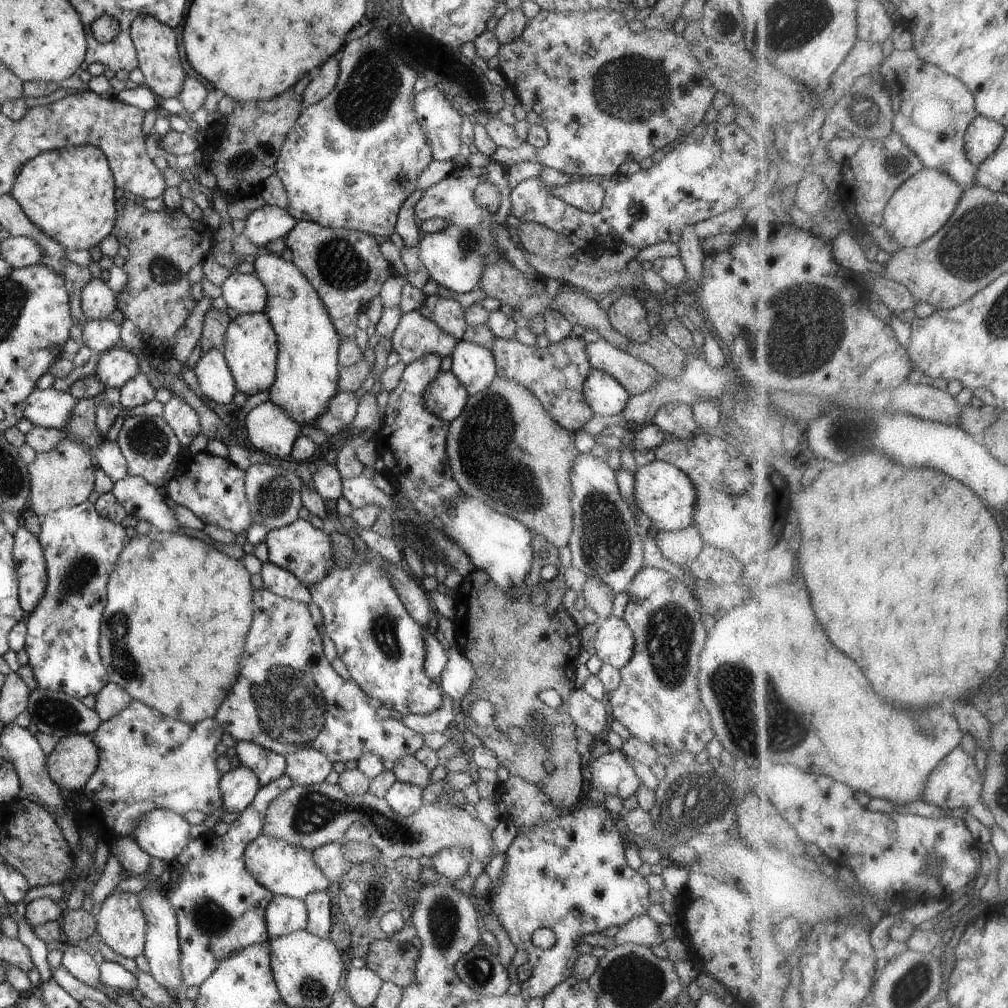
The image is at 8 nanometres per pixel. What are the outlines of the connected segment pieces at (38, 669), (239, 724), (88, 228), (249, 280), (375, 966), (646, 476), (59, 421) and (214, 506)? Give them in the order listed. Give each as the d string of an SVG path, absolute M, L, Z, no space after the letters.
M90 501L72 508L48 511L41 518L38 540L43 548L47 566L46 590L38 606L25 618L27 633L25 650L29 656L36 684L43 689L60 691L76 697L96 696L110 682L107 670L99 653L102 615L106 606L107 582L114 570L118 555L126 541L126 530L98 514Z
M261 588L259 590L254 589L253 601L254 601L254 616L251 622L250 630L245 638L244 652L242 653L242 660L240 661L240 672L234 686L230 689L226 700L218 707L215 719L223 728L223 732L228 732L236 742L246 741L247 743L254 743L276 754L286 756L293 753L295 750L301 747L308 747L321 752L331 762L347 762L348 760L358 760L362 754L370 752L375 754L380 760L388 759L393 763L395 760L401 759L406 755L413 755L418 752L424 744L424 737L419 732L414 732L411 728L402 724L402 721L396 719L381 720L376 715L376 709L372 708L368 704L367 694L360 688L354 680L347 681L343 679L333 668L331 663L324 656L322 648L321 634L316 629L316 623L310 615L310 609L308 604L297 600L292 600L280 595L274 594L268 589Z
M92 145L40 153L18 172L12 198L42 232L68 250L90 250L115 228L114 177L103 150Z
M231 273L221 288L222 297L238 315L264 312L267 290L255 273Z
M378 939L370 944L364 959L383 981L390 981L401 989L413 982L420 951L408 939Z
M655 459L649 464L635 470L633 492L634 507L646 513L651 524L660 531L679 531L692 525L693 506L695 505L695 488L684 471L672 463Z
M34 389L23 406L23 417L36 427L63 430L69 423L72 409L79 400L69 392L54 389Z
M200 451L197 454L180 456L177 467L170 481L163 485L165 496L174 500L175 504L186 506L206 524L220 526L234 534L248 531L253 524L254 512L245 495L245 471L232 464L228 458L222 458Z

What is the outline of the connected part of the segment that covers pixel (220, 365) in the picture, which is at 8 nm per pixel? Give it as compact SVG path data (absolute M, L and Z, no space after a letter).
M207 350L196 362L193 370L200 395L208 396L216 404L233 402L238 390L223 351Z

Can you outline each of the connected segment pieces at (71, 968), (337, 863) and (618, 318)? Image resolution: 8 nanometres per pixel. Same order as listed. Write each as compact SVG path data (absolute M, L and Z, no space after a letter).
M71 943L62 944L63 957L61 965L64 966L74 978L80 982L96 988L101 982L100 967L92 955L78 945Z
M330 843L311 851L316 866L333 886L337 885L341 876L352 866L344 856L342 843Z
M635 294L616 295L607 315L611 325L635 343L645 343L652 336L646 309Z

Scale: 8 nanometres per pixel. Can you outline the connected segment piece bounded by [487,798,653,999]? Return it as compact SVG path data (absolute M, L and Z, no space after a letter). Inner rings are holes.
M588 798L572 810L558 810L558 814L550 820L542 819L536 824L521 826L505 851L506 860L501 875L492 883L487 904L512 944L528 953L532 976L521 984L522 998L543 999L555 986L572 976L580 956L578 944L582 936L600 933L602 929L614 925L621 927L633 918L646 915L652 908L651 888L646 879L626 863L625 845L613 818L605 805ZM538 928L553 930L556 942L552 948L544 950L532 943L532 934Z

